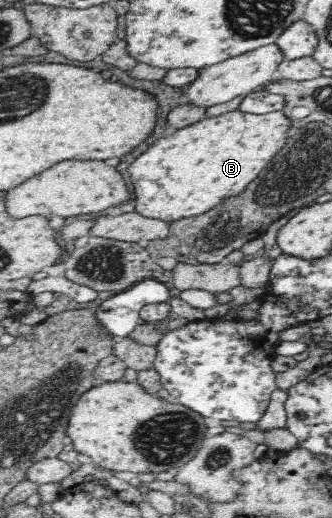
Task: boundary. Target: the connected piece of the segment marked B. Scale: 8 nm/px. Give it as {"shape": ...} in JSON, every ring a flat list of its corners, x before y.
{"shape":[[236,110,217,118,204,118,190,127,177,130,169,137,159,138,129,165,135,191,134,211,147,219,158,219,169,224,211,211,219,203,227,202,247,190,284,146,290,130,291,122,285,118,283,111,253,115]]}

